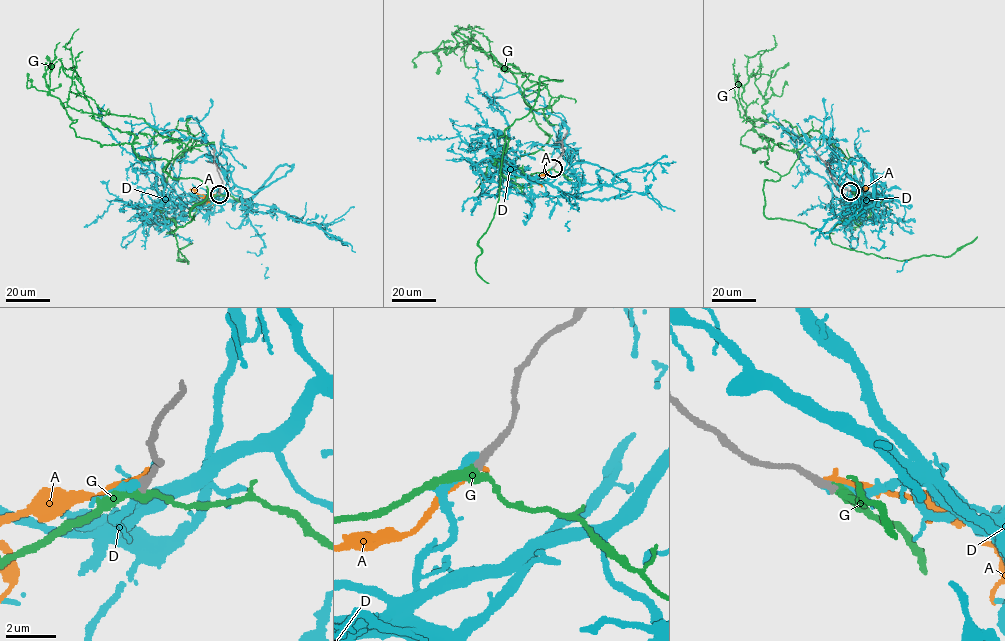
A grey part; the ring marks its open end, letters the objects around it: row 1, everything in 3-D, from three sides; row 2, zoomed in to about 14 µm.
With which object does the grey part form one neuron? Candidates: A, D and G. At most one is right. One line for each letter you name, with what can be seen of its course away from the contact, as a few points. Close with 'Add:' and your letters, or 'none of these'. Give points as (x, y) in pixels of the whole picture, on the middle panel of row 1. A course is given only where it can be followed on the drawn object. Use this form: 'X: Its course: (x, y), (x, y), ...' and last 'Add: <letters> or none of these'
G: Its course: (553, 168), (497, 159), (563, 80), (524, 89), (456, 30), (457, 55)
Add: G

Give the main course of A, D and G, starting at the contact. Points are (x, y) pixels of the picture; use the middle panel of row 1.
A: (553, 167), (547, 174), (524, 175)
D: (552, 168), (545, 181), (531, 181), (510, 160), (504, 138), (508, 126), (492, 100), (479, 92), (477, 62)
G: (553, 168), (497, 159), (563, 80), (524, 89), (456, 30), (457, 55)

